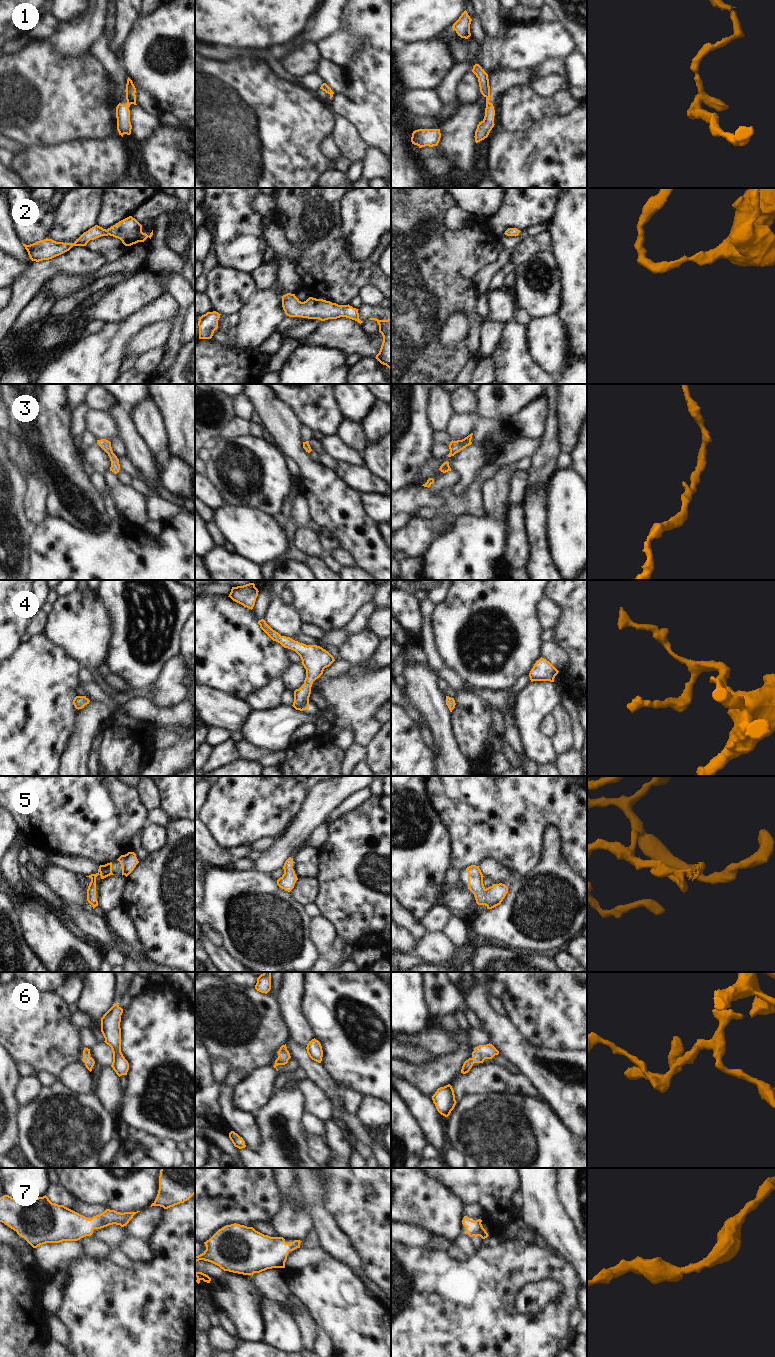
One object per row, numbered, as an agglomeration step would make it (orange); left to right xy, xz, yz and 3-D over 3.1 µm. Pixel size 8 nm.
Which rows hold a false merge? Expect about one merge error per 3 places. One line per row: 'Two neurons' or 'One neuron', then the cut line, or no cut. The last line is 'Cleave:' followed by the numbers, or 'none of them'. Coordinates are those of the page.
1: Two neurons. Split along xy (126, 94), (132, 103)
2: One neuron. No split
3: One neuron. No split
4: One neuron. No split
5: One neuron. No split
6: One neuron. No split
7: One neuron. No split
Cleave: 1.

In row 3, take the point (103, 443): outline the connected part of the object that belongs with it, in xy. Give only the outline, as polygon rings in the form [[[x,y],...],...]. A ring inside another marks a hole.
[[[101,439],[101,440],[97,440],[97,444],[108,454],[110,458],[111,461],[110,471],[117,474],[120,470],[120,464],[119,464],[119,459],[113,453],[111,442],[106,439]]]

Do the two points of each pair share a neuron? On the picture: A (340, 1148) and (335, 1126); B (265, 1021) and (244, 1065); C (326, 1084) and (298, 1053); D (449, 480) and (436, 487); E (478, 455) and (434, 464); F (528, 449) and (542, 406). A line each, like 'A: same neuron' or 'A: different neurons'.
A: same neuron
B: same neuron
C: same neuron
D: same neuron
E: same neuron
F: different neurons

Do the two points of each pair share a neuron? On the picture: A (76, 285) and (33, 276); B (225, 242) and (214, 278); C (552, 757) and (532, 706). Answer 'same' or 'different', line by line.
A: different
B: different
C: same

